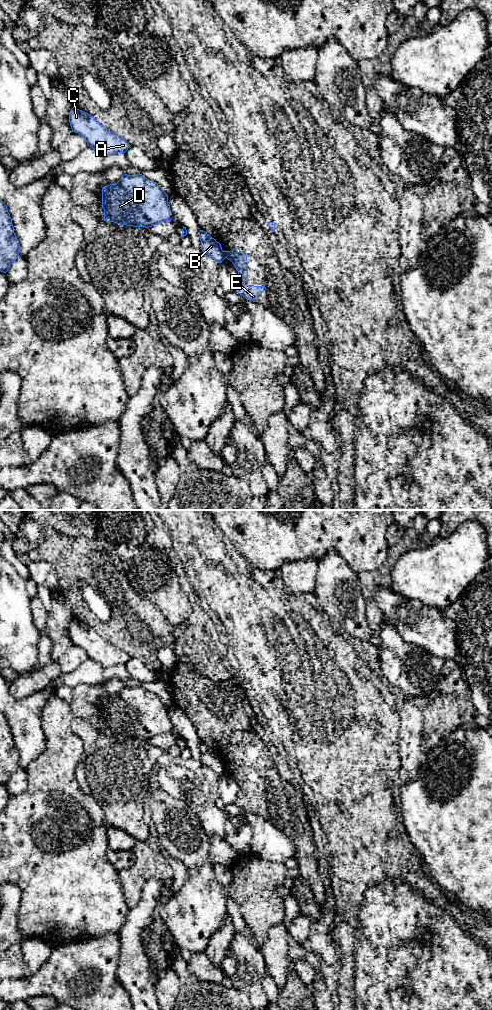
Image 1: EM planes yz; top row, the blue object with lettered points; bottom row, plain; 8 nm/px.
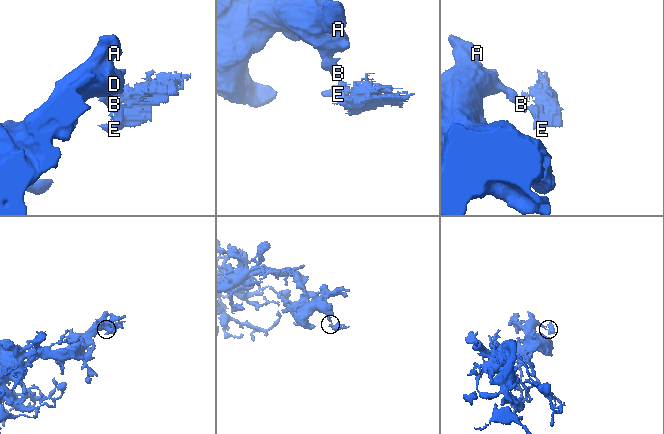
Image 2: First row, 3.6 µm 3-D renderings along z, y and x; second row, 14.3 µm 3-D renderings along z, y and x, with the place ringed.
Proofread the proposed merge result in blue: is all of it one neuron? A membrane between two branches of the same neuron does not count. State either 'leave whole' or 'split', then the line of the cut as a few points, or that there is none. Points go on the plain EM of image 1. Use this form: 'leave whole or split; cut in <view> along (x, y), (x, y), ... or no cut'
split; cut in yz along (222, 763), (225, 769)

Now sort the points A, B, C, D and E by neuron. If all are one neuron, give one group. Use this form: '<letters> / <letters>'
A B C D / E

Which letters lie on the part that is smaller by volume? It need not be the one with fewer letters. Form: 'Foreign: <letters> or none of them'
Foreign: E

